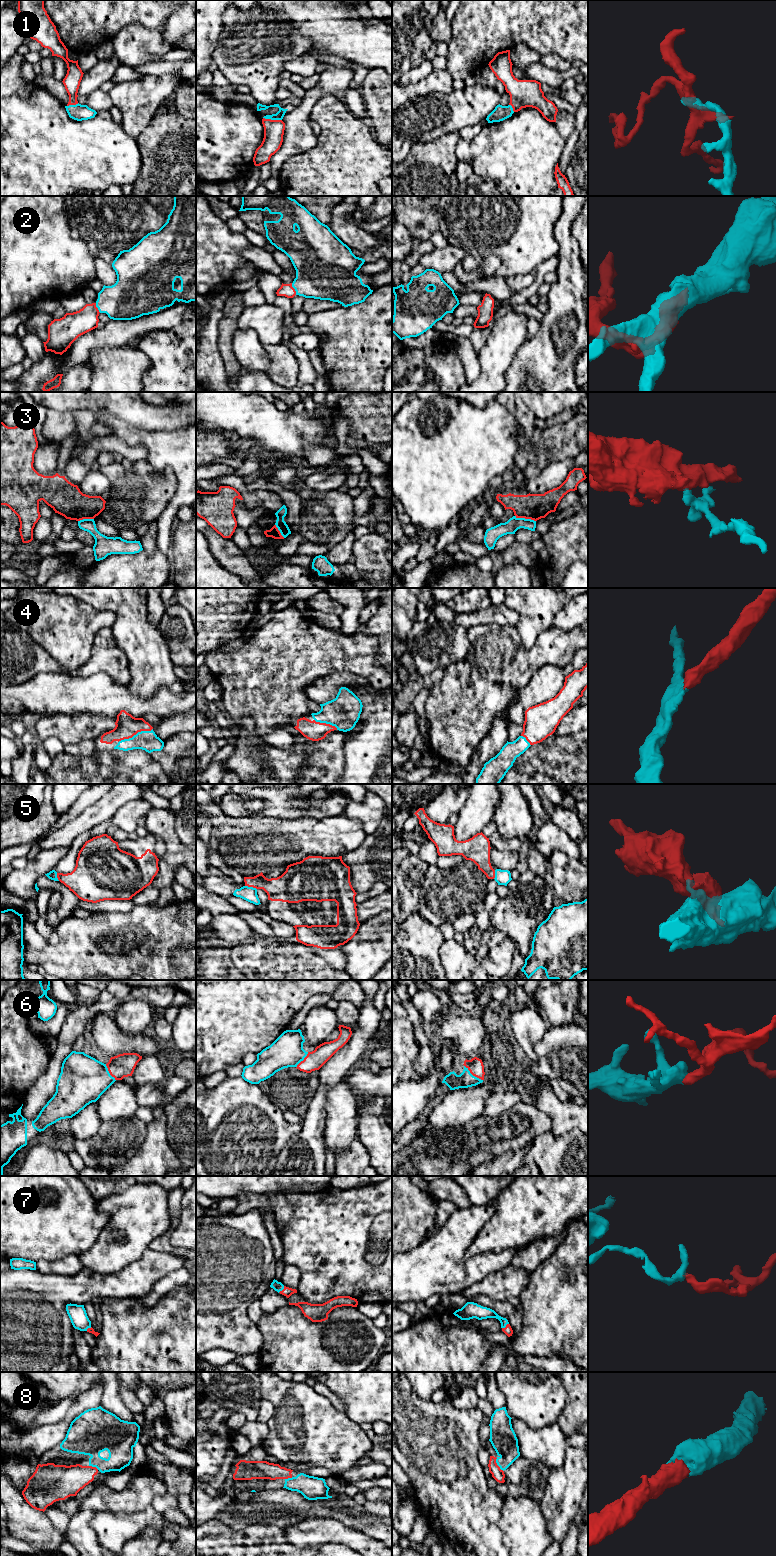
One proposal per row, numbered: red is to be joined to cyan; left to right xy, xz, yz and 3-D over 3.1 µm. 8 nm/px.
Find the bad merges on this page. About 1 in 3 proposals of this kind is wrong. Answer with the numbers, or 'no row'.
3, 5

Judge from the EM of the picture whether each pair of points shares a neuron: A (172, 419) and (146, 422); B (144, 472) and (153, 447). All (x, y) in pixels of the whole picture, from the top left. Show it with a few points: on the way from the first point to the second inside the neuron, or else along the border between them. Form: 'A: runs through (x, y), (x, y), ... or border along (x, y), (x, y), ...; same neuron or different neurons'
A: runs through (166, 419), (152, 419); same neuron
B: border along (144, 460), (153, 478), (160, 478), (169, 469); different neurons

